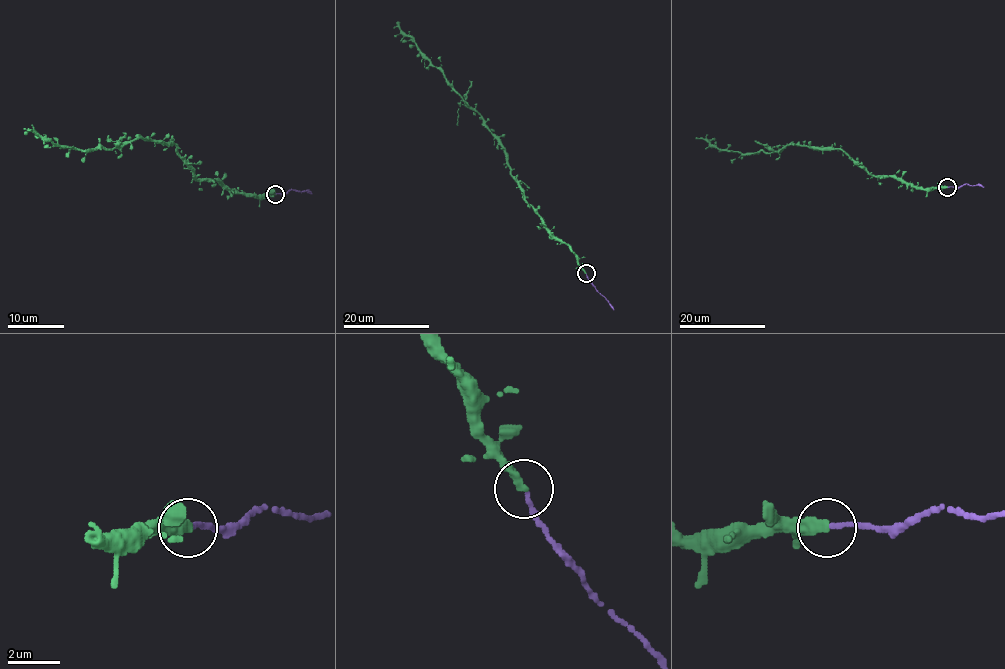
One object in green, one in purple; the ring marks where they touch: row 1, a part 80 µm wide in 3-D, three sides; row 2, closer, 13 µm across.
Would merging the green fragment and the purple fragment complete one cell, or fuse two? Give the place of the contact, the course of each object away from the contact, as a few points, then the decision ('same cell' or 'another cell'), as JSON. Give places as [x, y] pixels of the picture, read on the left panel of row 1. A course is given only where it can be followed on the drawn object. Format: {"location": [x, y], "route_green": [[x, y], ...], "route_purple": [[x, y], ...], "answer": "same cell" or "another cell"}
{"location": [275, 194], "route_green": [[275, 193], [235, 193], [220, 181], [197, 179], [175, 144], [134, 138], [84, 150], [23, 129]], "route_purple": [[276, 193], [291, 189], [311, 193]], "answer": "another cell"}

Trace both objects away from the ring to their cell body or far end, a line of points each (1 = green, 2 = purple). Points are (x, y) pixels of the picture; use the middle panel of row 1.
1: (585, 273), (578, 257), (526, 201), (511, 175), (505, 147), (478, 113), (417, 44), (393, 28)
2: (586, 274), (613, 309)

